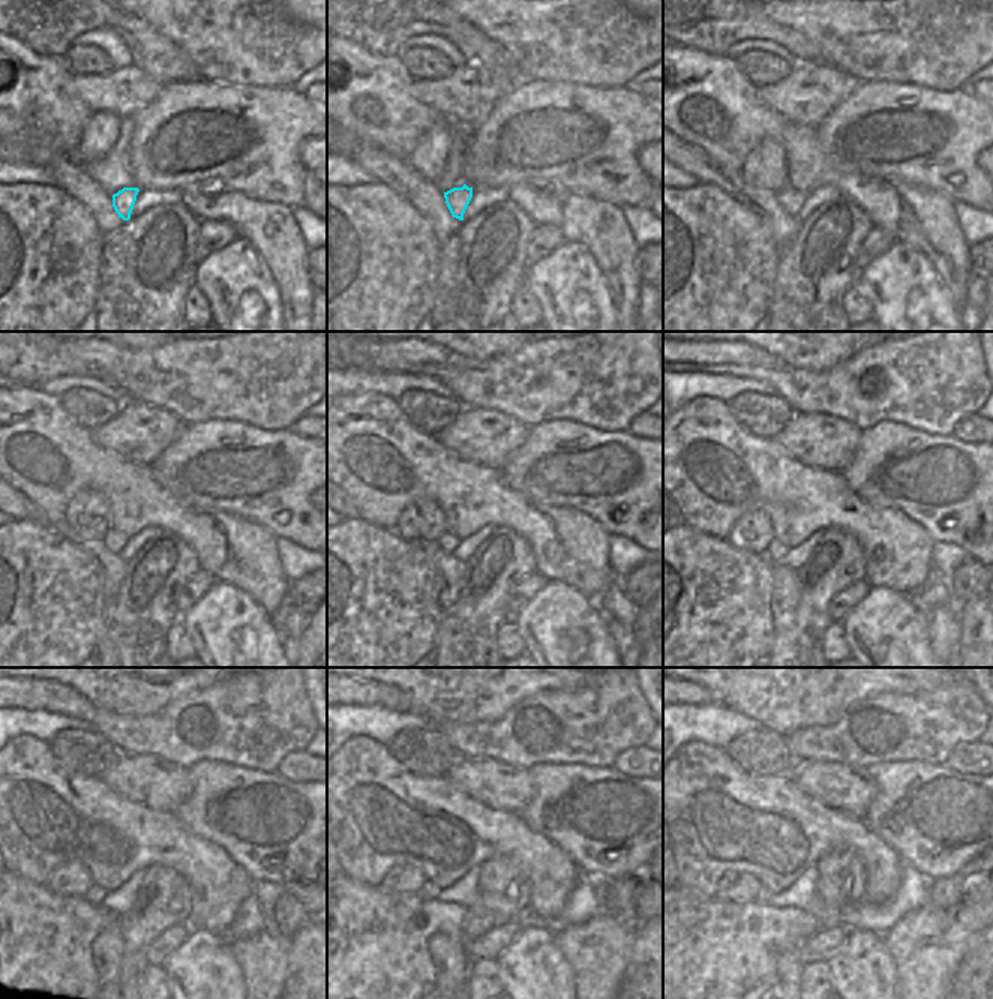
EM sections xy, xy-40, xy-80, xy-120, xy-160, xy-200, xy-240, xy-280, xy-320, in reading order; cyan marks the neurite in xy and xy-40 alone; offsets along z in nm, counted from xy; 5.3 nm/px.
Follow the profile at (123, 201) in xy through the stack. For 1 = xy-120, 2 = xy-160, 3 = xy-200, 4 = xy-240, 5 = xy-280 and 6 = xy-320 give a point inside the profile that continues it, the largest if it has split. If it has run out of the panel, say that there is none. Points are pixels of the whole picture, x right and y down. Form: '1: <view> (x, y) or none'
1: xy-120 (114, 540)
2: xy-160 (447, 542)
3: xy-200 (774, 552)
4: xy-240 (95, 894)
5: xy-280 (431, 893)
6: xy-320 (764, 896)

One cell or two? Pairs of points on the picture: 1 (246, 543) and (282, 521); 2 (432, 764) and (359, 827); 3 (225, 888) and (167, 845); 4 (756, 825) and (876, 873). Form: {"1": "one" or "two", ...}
{"1": "two", "2": "two", "3": "one", "4": "one"}

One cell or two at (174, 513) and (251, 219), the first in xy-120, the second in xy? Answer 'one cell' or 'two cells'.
one cell

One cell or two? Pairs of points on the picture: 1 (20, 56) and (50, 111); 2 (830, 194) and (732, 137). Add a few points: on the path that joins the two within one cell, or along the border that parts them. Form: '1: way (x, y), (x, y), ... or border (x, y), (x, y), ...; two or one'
1: way (35, 65), (39, 68), (39, 96); one
2: border (807, 195), (825, 186), (834, 186), (842, 195); two

